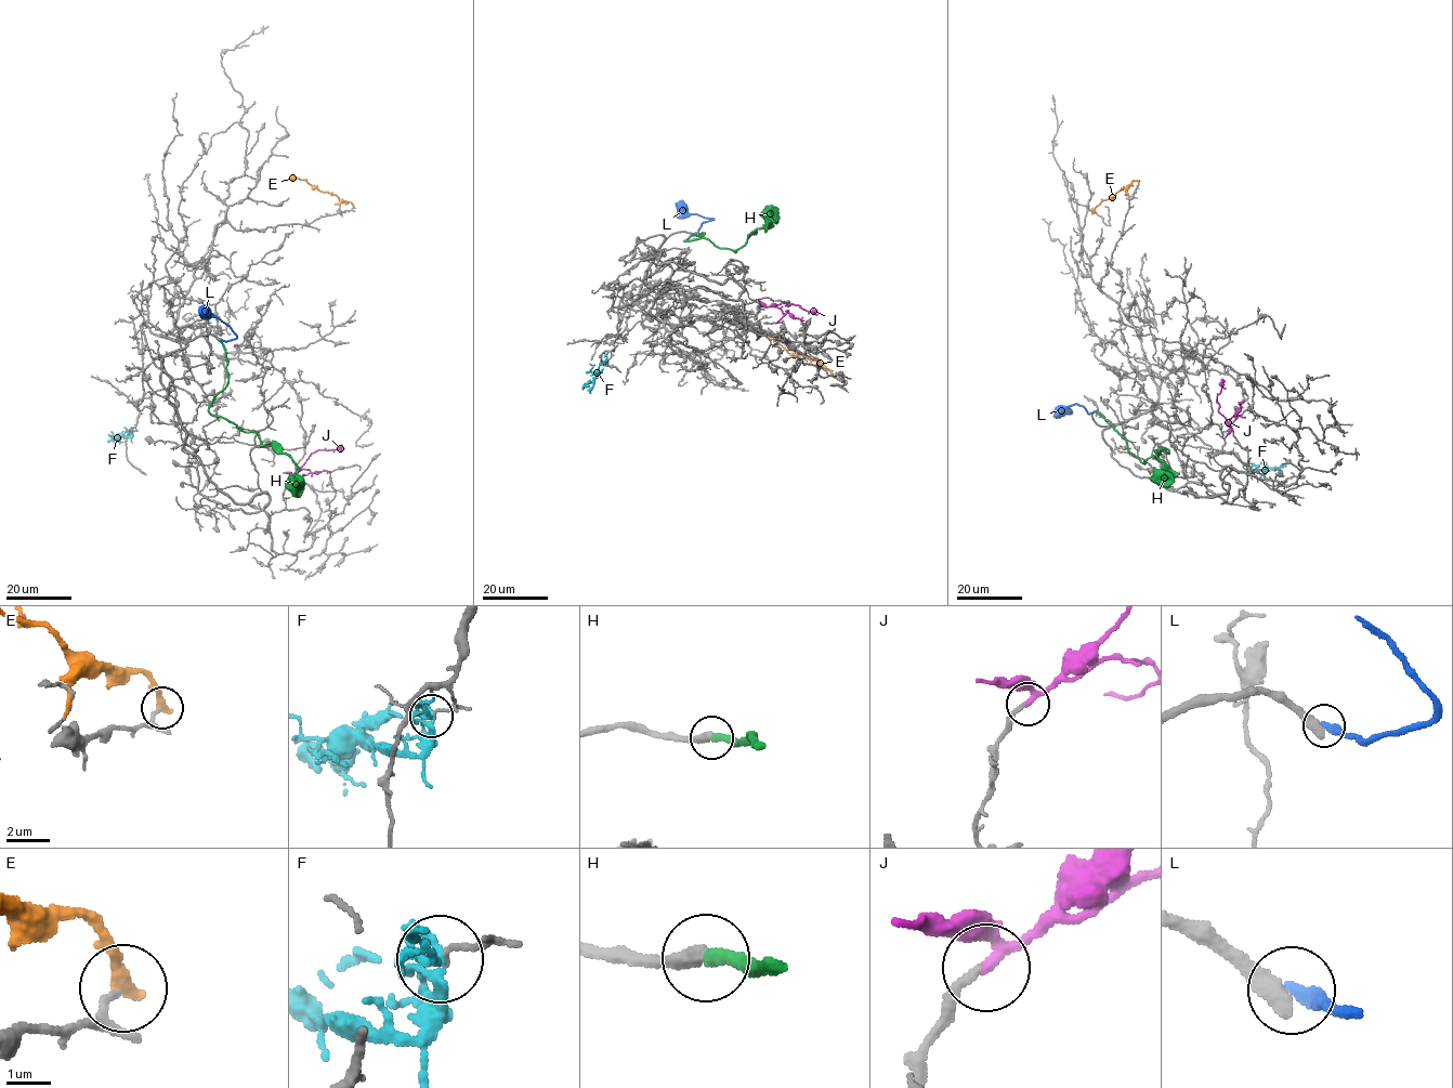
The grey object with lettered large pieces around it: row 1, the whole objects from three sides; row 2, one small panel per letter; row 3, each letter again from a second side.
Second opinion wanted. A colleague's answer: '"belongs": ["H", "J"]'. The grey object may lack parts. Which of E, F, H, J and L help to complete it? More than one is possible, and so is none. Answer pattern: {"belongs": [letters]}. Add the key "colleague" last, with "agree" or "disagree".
{"belongs": ["H", "J"], "colleague": "agree"}

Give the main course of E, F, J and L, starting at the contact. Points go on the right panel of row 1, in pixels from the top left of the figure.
E: (1138, 181), (1133, 181), (1113, 198), (1104, 200), (1091, 214)
F: (1254, 463), (1258, 470), (1285, 467)
J: (1232, 432), (1218, 410), (1217, 396), (1222, 381)
L: (1096, 410), (1088, 414), (1075, 404), (1058, 410), (1055, 416)

